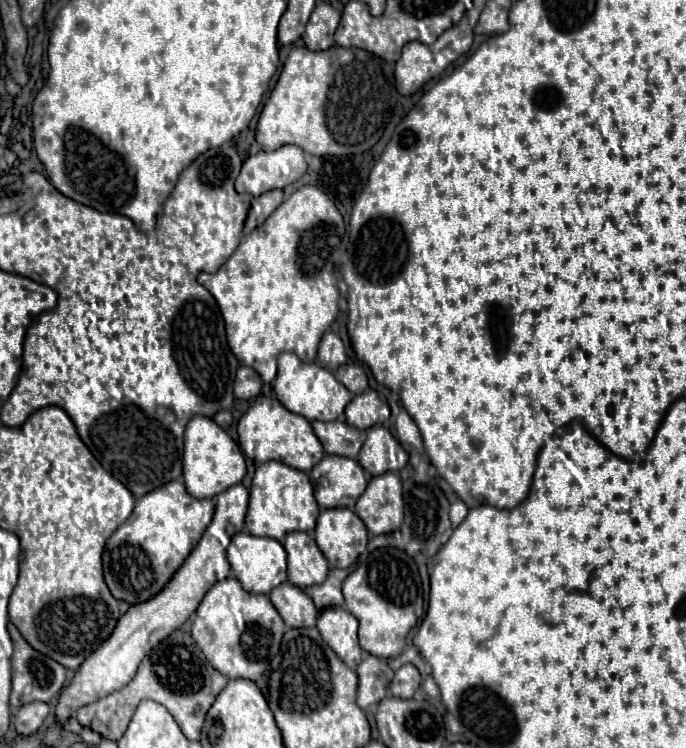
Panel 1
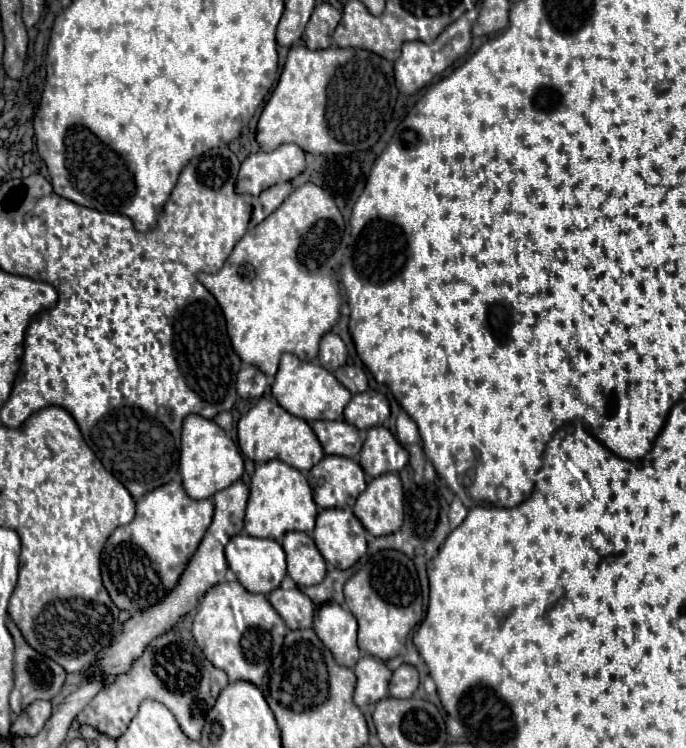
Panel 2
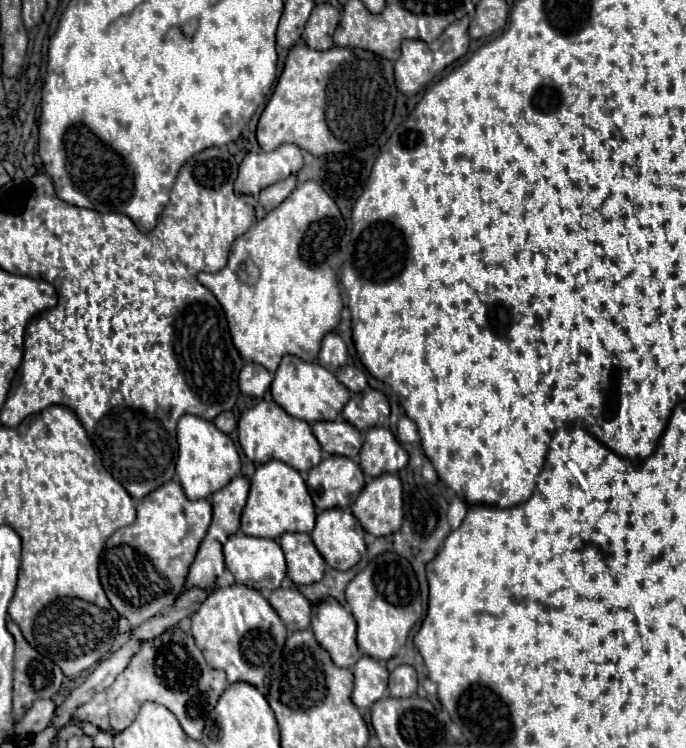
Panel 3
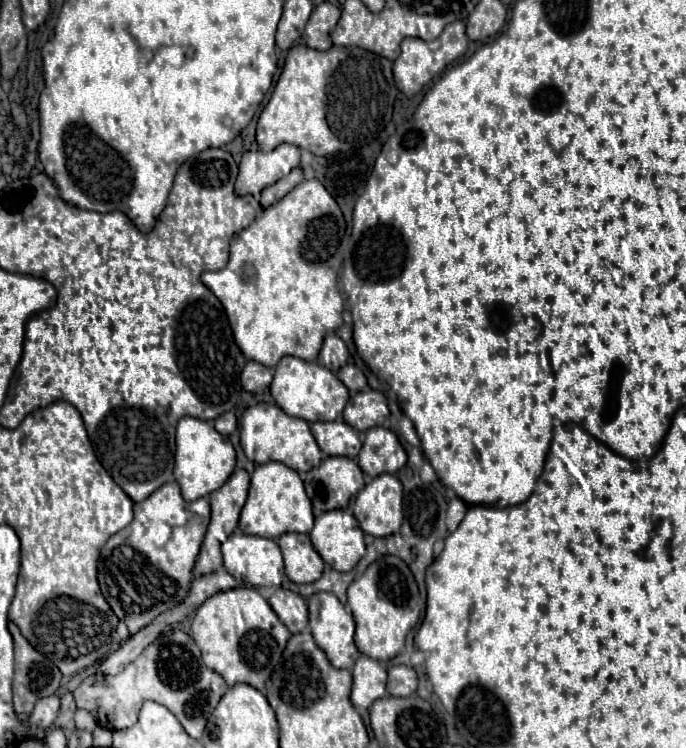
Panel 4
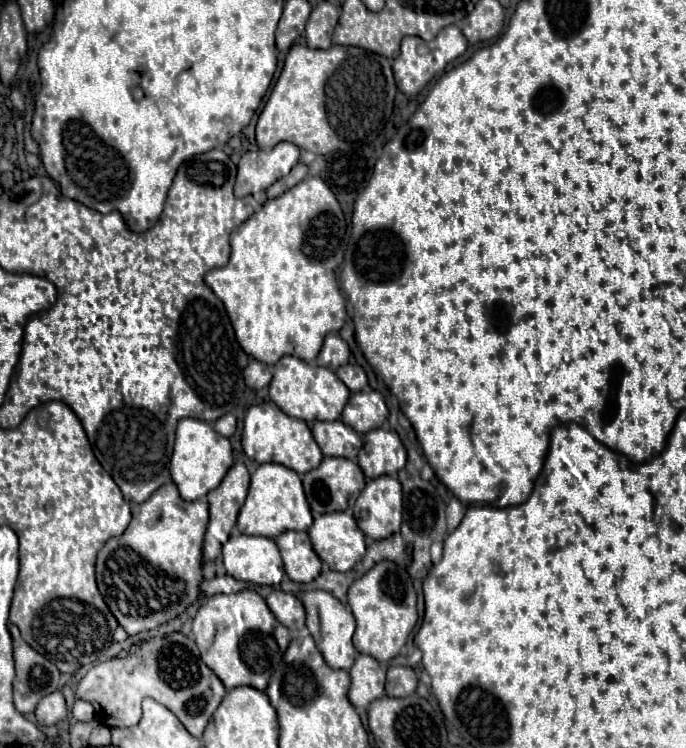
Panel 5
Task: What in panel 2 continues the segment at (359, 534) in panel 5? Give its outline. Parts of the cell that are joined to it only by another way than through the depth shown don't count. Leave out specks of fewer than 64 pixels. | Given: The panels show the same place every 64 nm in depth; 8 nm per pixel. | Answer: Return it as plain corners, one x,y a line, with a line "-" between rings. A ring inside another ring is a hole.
328,508
316,518
314,542
324,560
346,570
366,554
366,530
352,510

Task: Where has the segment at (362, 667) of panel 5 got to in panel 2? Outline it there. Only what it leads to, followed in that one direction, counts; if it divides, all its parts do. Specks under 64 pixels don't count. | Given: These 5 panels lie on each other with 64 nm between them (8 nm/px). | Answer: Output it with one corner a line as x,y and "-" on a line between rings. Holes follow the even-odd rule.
364,656
356,668
356,690
354,690
354,702
356,706
364,708
370,704
376,704
378,700
382,700
384,696
388,696
388,684
392,678
392,672
388,670
388,666
374,658
374,656

